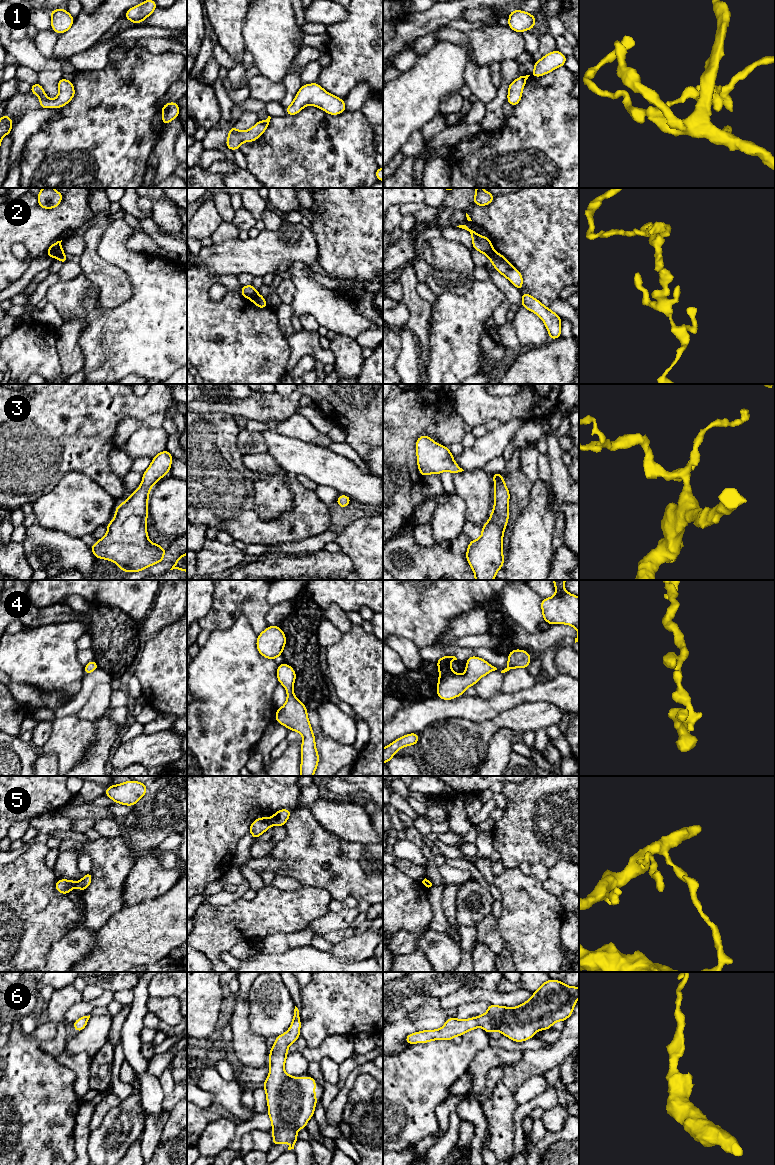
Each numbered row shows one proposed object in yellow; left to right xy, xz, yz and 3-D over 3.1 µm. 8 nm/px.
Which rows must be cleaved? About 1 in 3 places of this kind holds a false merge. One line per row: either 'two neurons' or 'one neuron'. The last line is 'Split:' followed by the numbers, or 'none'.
1: one neuron
2: two neurons
3: one neuron
4: one neuron
5: two neurons
6: one neuron
Split: 2, 5

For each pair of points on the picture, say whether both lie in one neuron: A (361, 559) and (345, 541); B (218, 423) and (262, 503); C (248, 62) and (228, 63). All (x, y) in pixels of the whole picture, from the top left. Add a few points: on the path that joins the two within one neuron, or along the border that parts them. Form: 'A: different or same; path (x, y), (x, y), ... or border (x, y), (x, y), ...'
A: same; path (360, 554), (350, 544)
B: different; border (260, 473), (254, 483), (255, 511)
C: same; path (243, 60), (233, 60)

